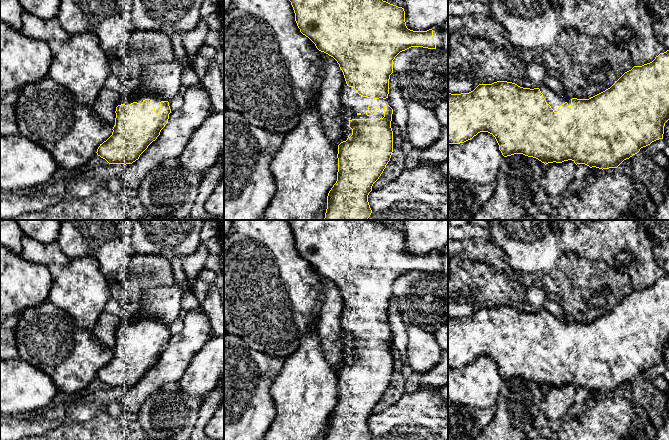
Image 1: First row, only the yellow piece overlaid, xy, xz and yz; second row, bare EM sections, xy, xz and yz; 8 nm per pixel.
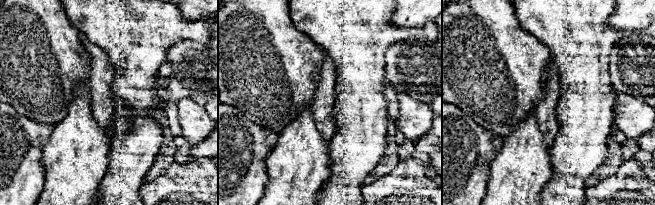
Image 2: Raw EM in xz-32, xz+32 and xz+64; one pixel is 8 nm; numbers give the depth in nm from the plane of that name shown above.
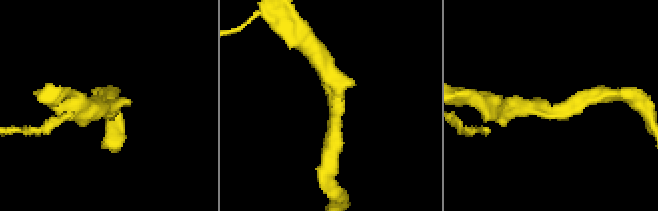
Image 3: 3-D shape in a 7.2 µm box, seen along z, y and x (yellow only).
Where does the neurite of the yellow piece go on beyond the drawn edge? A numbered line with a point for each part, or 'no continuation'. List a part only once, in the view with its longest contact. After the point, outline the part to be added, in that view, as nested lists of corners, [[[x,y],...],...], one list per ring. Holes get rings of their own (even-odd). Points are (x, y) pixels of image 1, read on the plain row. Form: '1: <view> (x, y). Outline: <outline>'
1: xy (156, 323). Outline: [[[140,318],[138,320],[133,320],[131,322],[122,321],[118,329],[121,329],[121,328],[130,329],[133,326],[137,326],[141,328],[145,323],[150,323],[152,325],[152,327],[154,328],[156,337],[158,337],[160,333],[160,326],[166,325],[163,321],[157,318]]]

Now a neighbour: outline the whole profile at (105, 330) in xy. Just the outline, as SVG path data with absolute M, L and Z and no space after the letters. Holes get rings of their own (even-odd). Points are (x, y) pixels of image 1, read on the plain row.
M104 311L100 315L92 333L110 351L115 347L115 335L121 323L122 319L119 316Z

